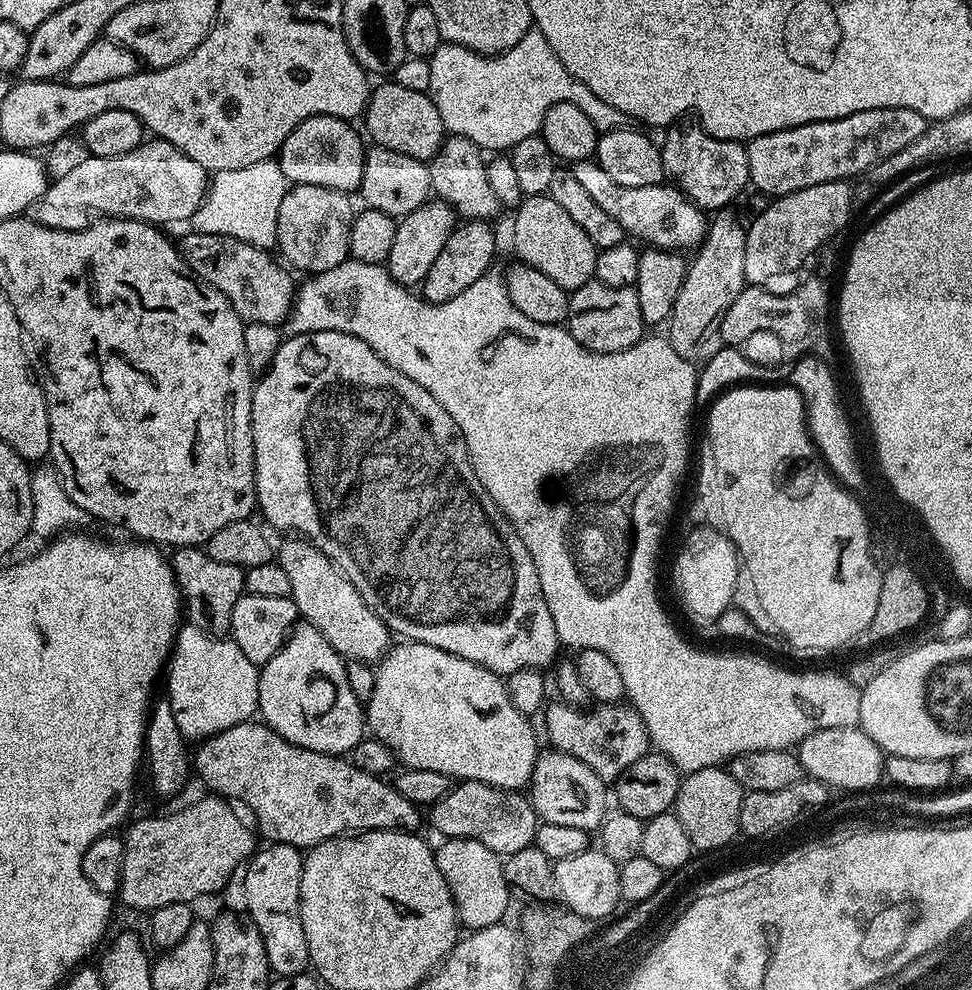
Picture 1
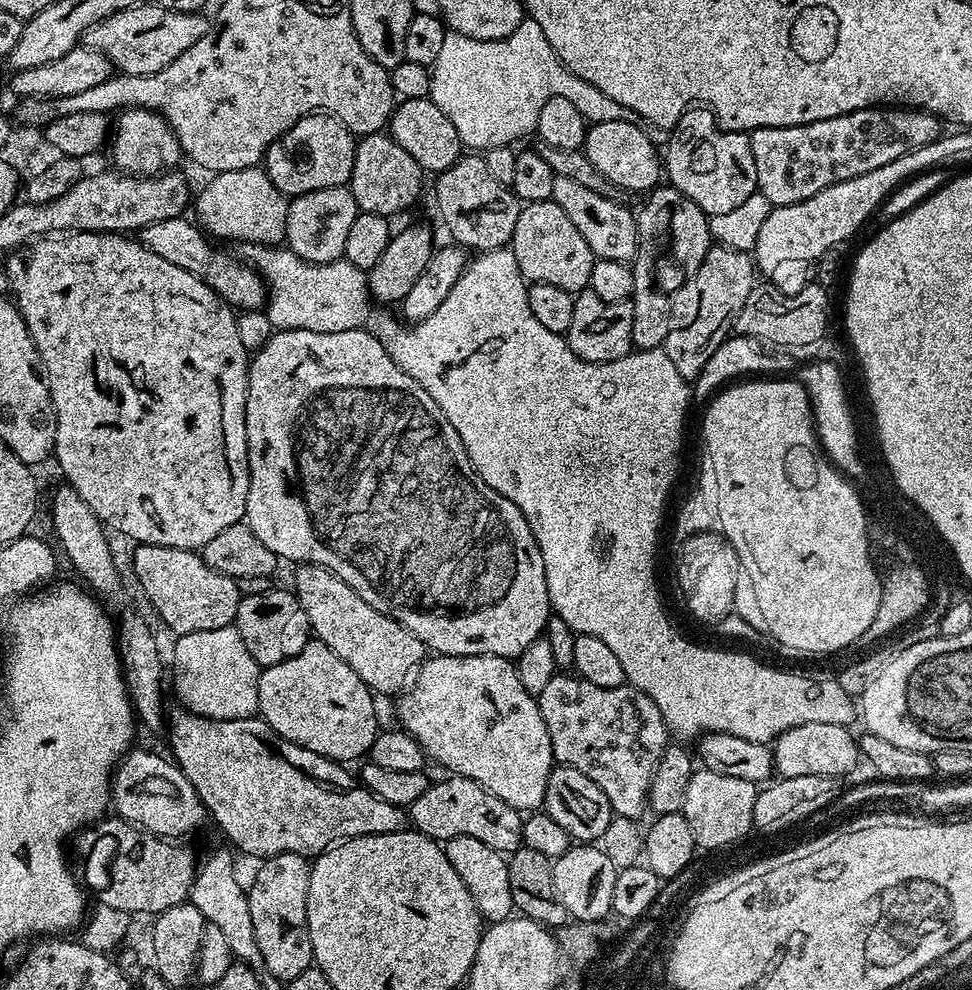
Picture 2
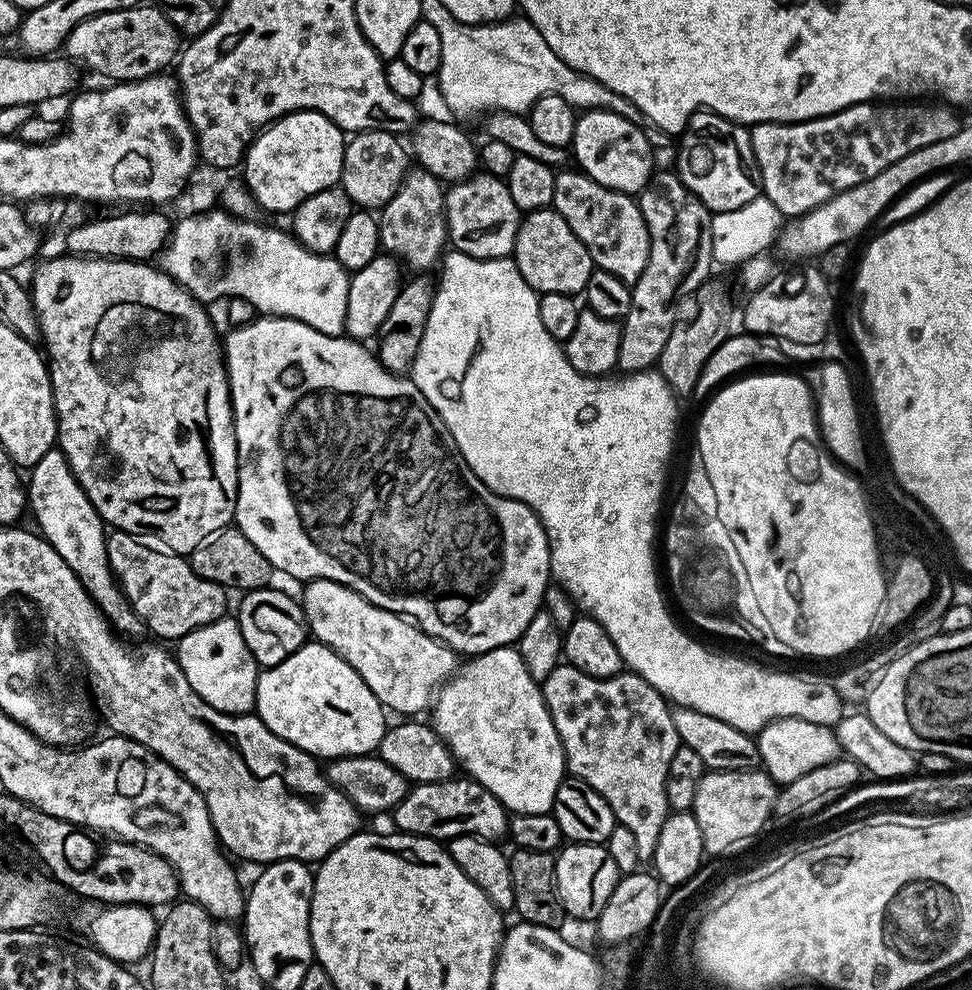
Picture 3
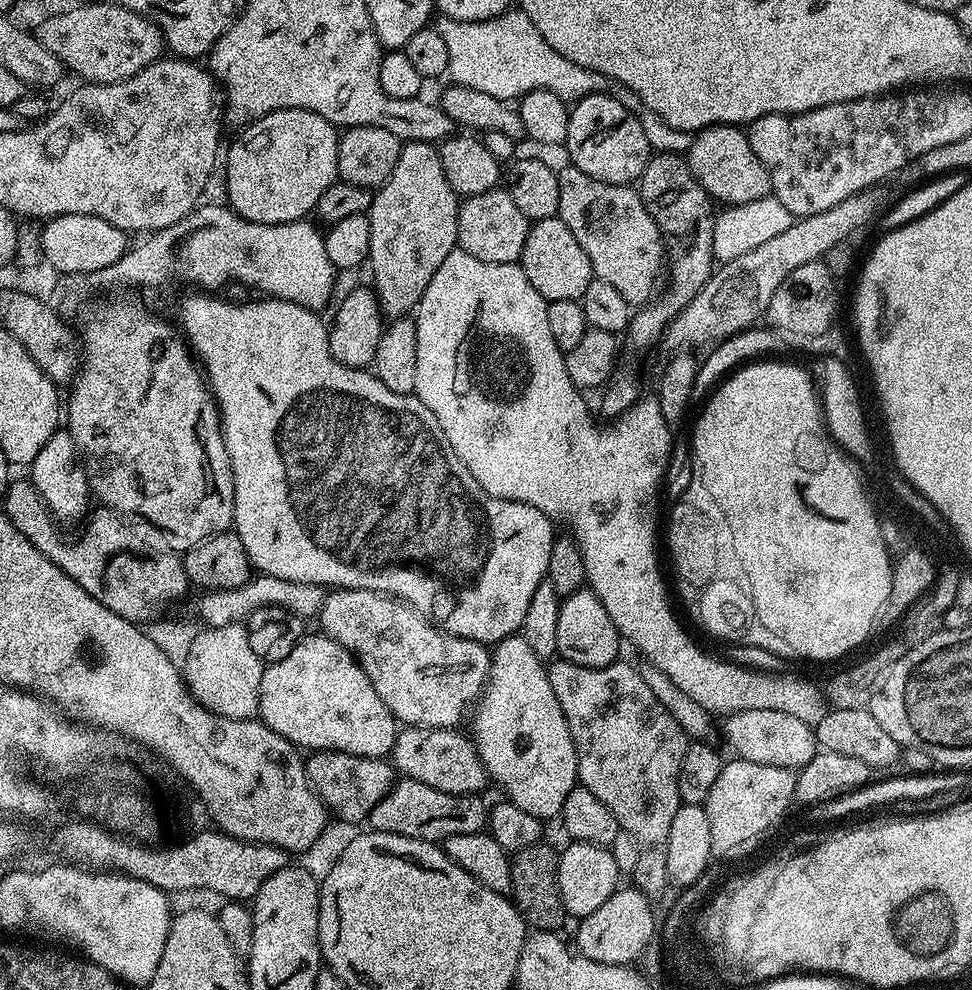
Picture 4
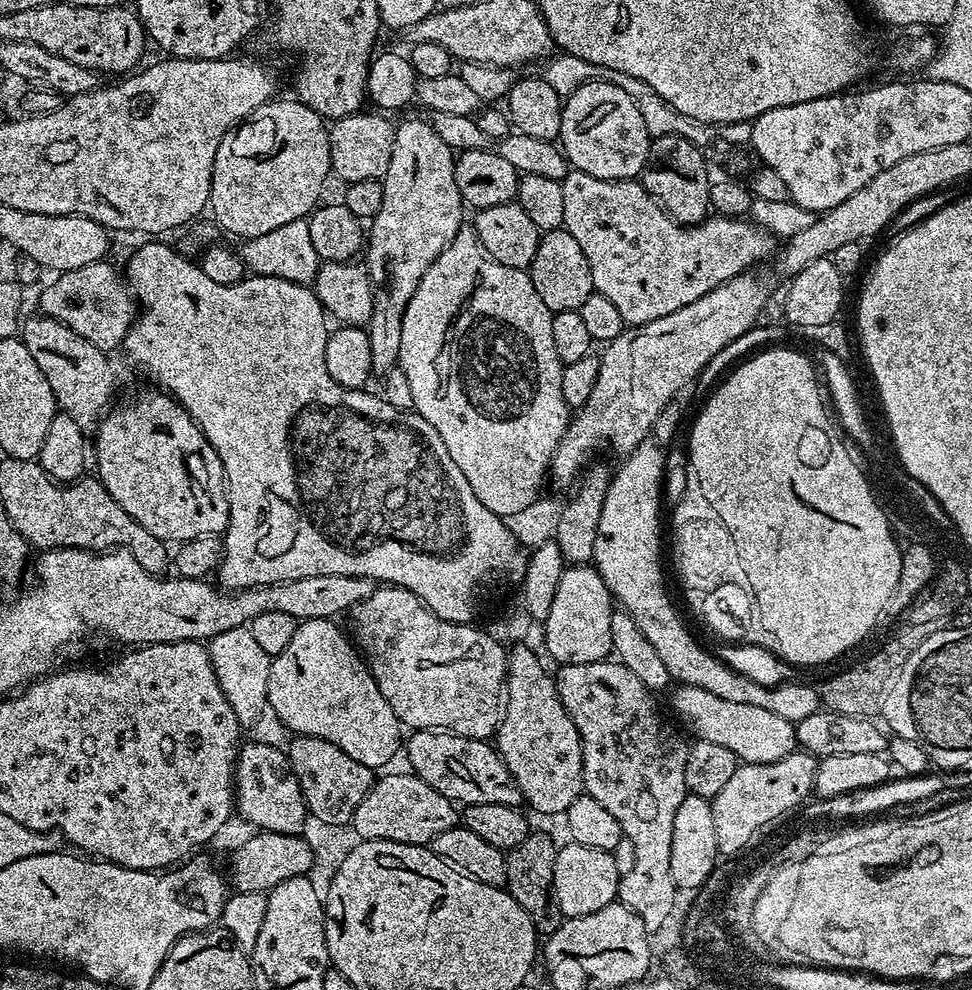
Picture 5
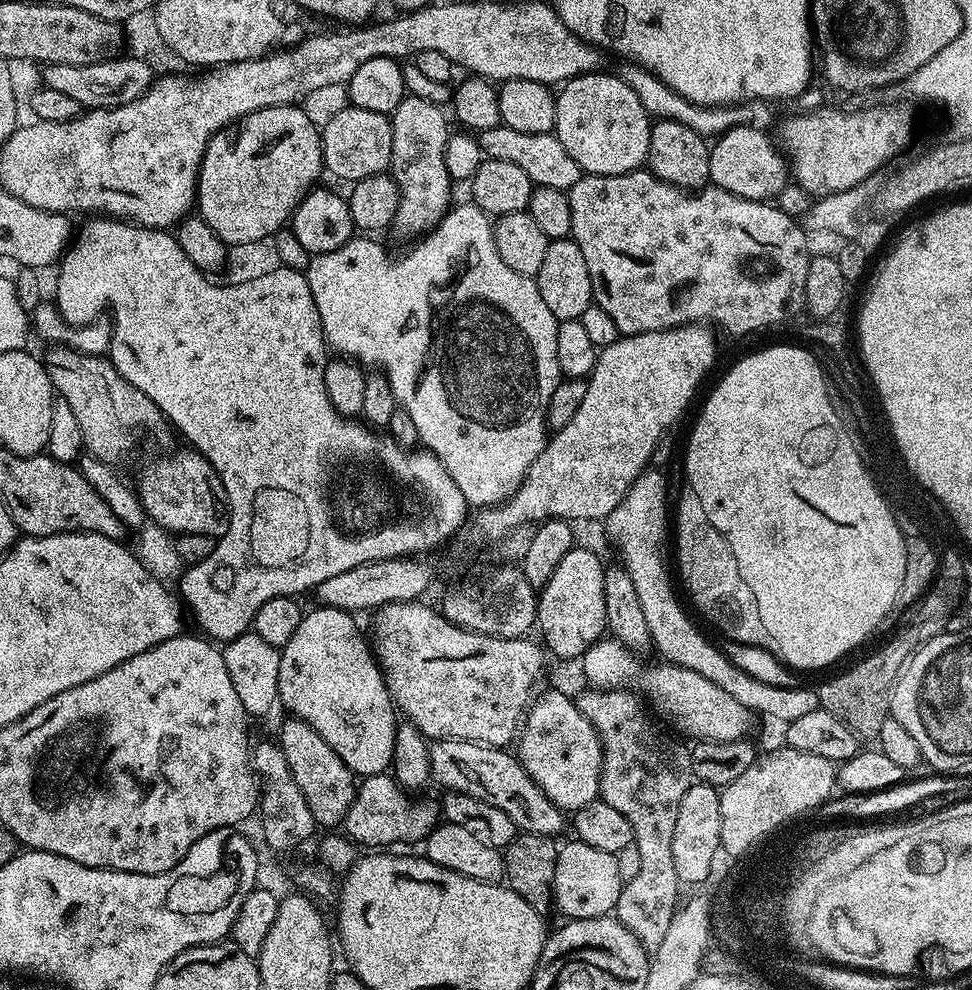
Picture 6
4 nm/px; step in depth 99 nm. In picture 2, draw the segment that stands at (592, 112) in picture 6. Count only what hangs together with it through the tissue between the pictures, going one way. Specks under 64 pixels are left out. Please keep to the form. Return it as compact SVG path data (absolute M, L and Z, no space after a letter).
M598 122L591 125L584 139L582 151L586 158L590 158L590 162L594 162L594 170L598 170L598 174L602 174L617 189L625 188L628 192L647 194L661 183L662 156L657 145L652 144L650 138L646 138L646 134L642 134L642 130L638 130L638 126L630 122Z

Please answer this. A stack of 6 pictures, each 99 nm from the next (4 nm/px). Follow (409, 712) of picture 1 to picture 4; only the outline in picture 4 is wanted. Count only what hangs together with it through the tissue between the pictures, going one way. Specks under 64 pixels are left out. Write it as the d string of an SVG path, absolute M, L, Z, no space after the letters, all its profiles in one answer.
M523 634L501 640L491 649L490 655L492 665L474 708L476 717L472 720L471 739L491 783L493 780L508 795L505 796L507 803L518 806L518 810L526 810L526 814L534 814L541 822L548 822L551 816L559 817L566 794L578 786L578 758L574 750L574 738L570 738L570 726L566 726L562 706L558 706L558 698L550 686L545 661L540 660L534 650L530 650L530 642L526 642Z

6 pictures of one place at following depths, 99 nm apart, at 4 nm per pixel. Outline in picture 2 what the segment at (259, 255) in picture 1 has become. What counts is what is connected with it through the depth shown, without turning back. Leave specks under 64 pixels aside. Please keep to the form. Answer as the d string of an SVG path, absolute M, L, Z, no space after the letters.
M184 216L166 218L162 222L154 222L150 226L141 228L138 233L138 239L151 252L158 254L158 258L166 258L166 262L174 262L179 268L185 268L188 272L195 272L205 284L211 286L212 290L220 295L221 300L225 304L231 306L233 309L239 310L240 312L255 312L263 309L266 304L264 277L243 259L237 258L235 260L228 252L212 252L211 246L207 244L209 241L206 239L205 233L195 223L193 224Z

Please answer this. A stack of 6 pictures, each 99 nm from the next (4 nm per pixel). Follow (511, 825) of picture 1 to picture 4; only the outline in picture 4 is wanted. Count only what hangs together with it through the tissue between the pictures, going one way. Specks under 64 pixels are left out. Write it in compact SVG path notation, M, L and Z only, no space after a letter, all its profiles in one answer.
M397 779L391 790L370 810L367 823L377 832L389 832L415 840L442 842L454 834L474 834L485 831L489 805L480 801L479 795L459 796L446 794L417 780Z

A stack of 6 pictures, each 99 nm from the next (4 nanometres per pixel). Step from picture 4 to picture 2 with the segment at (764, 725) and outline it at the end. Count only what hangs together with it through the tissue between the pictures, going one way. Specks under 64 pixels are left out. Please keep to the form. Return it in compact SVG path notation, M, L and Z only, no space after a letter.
M810 722L806 726L794 726L786 730L771 745L775 771L783 778L810 774L844 778L847 772L855 770L856 760L861 759L857 737L852 737L848 731L845 725L830 722Z

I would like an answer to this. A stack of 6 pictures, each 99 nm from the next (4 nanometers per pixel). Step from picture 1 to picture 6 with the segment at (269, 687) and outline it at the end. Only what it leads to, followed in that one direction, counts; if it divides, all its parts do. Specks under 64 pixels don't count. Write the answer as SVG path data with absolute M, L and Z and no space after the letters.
M316 606L316 609L305 611L294 638L280 649L278 666L278 700L289 708L297 720L304 720L315 732L326 738L326 746L350 766L357 777L378 776L387 773L392 767L394 738L398 712L392 703L392 695L384 685L384 674L376 662L369 641L360 633L356 625L357 617L351 612L337 608Z

